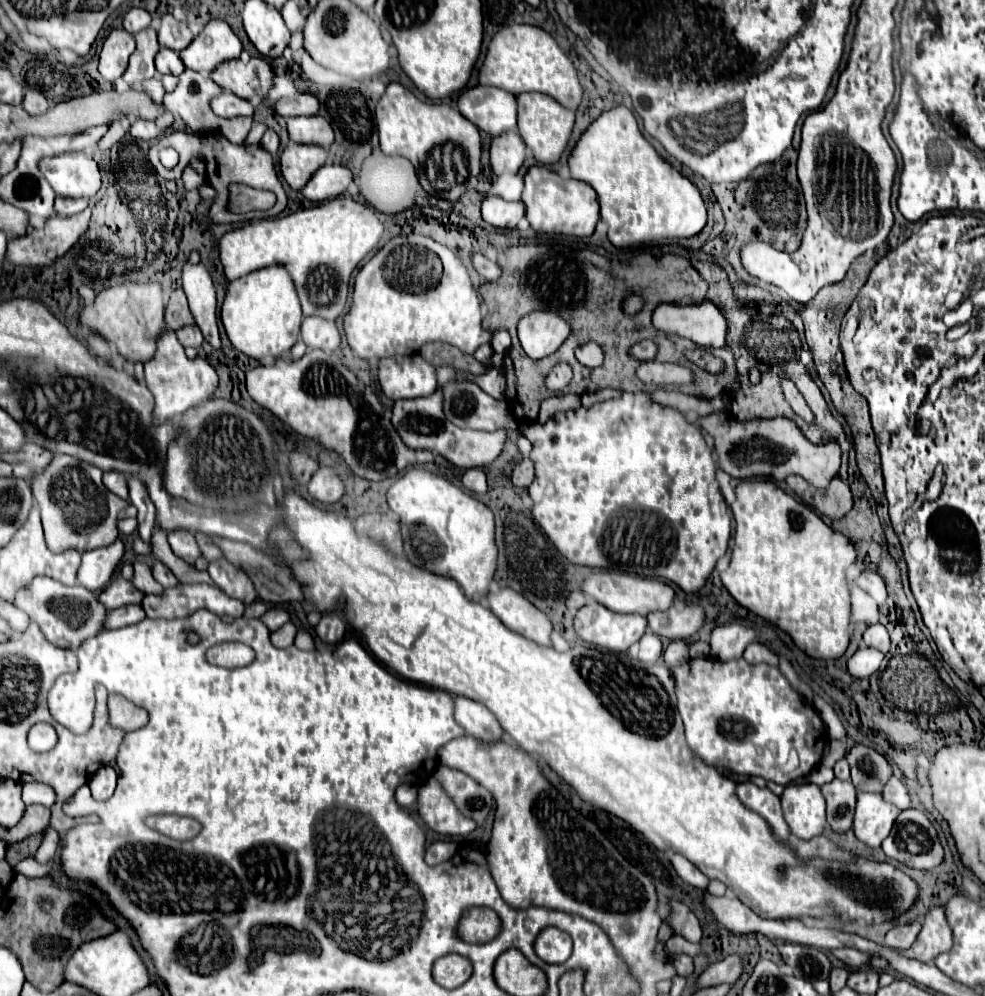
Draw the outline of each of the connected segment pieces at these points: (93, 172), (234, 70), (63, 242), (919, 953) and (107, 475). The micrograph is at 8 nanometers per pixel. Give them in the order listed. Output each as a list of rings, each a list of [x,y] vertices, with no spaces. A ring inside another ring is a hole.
[[[66,152],[40,162],[40,170],[58,196],[92,198],[100,190],[98,164],[84,152]]]
[[[250,58],[250,62],[228,60],[220,64],[210,76],[214,82],[218,82],[218,86],[246,100],[252,96],[266,98],[274,86],[274,70],[262,58]]]
[[[86,208],[80,214],[68,216],[68,218],[62,218],[62,216],[48,218],[46,224],[44,224],[44,228],[34,230],[34,232],[30,232],[26,236],[10,240],[8,242],[8,250],[6,250],[6,260],[12,262],[12,264],[16,264],[16,266],[48,266],[56,258],[64,256],[78,242],[78,238],[86,232],[88,222],[90,222],[90,208]]]
[[[934,908],[926,916],[922,930],[910,950],[902,952],[908,958],[916,958],[920,962],[932,962],[938,954],[948,952],[952,948],[952,930],[946,922],[944,908]]]
[[[118,470],[104,472],[104,484],[110,488],[110,492],[128,500],[128,486],[126,486],[126,478],[122,472],[118,472]]]

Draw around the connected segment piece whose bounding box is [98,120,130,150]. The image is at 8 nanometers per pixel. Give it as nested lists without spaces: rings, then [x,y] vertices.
[[[128,120],[118,122],[118,124],[112,124],[110,130],[108,130],[108,132],[102,136],[102,140],[98,142],[98,148],[100,148],[100,150],[110,150],[116,142],[120,142],[120,140],[124,138],[124,134],[128,132],[128,128],[130,128],[130,122],[128,122]]]

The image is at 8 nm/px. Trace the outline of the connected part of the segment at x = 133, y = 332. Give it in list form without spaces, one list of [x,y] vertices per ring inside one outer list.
[[[126,282],[122,286],[112,286],[108,290],[102,290],[92,306],[84,306],[80,310],[80,324],[104,336],[108,342],[112,342],[118,350],[118,354],[130,362],[146,362],[154,354],[156,338],[166,328],[164,322],[164,294],[160,284],[134,284]]]

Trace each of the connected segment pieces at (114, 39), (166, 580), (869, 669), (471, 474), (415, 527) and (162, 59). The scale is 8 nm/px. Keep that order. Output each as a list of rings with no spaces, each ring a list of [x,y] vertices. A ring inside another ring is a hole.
[[[124,28],[112,30],[100,52],[100,66],[98,66],[100,74],[108,82],[120,78],[128,68],[128,58],[132,52],[134,52],[134,36],[128,34]]]
[[[160,560],[154,564],[152,572],[154,572],[154,578],[156,578],[164,588],[174,588],[174,586],[180,584],[180,582],[176,580],[176,576],[170,572],[170,568],[166,568]]]
[[[860,646],[856,650],[856,654],[846,664],[848,664],[848,672],[854,678],[868,678],[868,676],[872,676],[874,672],[880,670],[882,660],[884,660],[884,654],[880,650],[874,650],[874,648],[868,648],[868,646]]]
[[[466,470],[462,476],[462,484],[474,494],[486,494],[486,490],[488,490],[482,470]]]
[[[408,468],[408,472],[390,486],[388,504],[392,512],[400,516],[404,554],[414,566],[440,576],[454,578],[468,600],[478,600],[480,596],[486,596],[490,592],[490,582],[496,574],[498,548],[494,542],[494,514],[486,504],[478,502],[472,494],[460,490],[442,476],[436,476],[422,468]]]
[[[160,48],[160,52],[156,54],[156,70],[160,74],[172,74],[172,76],[180,76],[184,72],[184,64],[180,60],[180,56],[174,50],[168,48]]]

